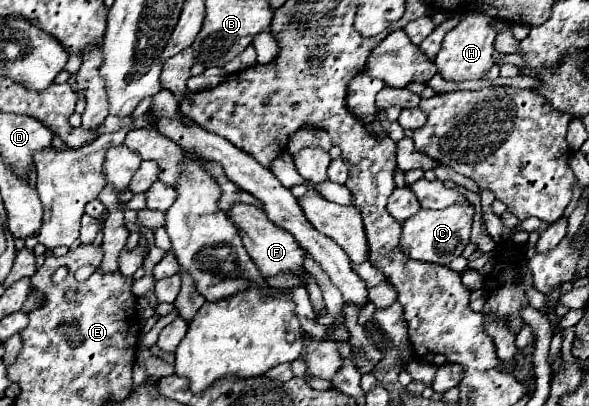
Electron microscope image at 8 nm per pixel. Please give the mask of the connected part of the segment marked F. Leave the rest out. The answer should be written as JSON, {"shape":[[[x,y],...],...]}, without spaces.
{"shape":[[[237,203],[229,209],[229,219],[233,221],[233,225],[237,227],[241,239],[243,239],[243,245],[249,253],[249,257],[255,261],[257,269],[263,273],[265,279],[269,277],[277,277],[279,273],[289,273],[297,279],[301,279],[303,283],[309,283],[311,275],[305,271],[303,263],[305,263],[305,251],[299,247],[299,243],[295,241],[295,237],[291,237],[291,233],[279,229],[277,225],[273,225],[267,215],[259,209],[255,209],[253,205],[243,205],[243,203]]]}

